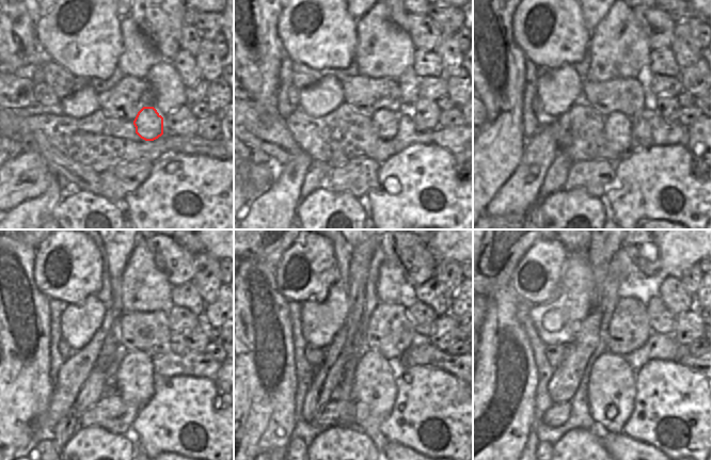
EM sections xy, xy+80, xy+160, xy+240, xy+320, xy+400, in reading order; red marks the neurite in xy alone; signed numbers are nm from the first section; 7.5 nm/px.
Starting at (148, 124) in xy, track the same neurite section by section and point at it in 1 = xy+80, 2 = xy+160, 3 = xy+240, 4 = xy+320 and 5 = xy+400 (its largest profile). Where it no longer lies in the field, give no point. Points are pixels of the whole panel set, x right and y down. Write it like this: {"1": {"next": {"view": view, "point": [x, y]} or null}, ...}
{"1": {"next": {"view": "xy+80", "point": [385, 122]}}, "2": {"next": {"view": "xy+160", "point": [617, 126]}}, "3": {"next": {"view": "xy+240", "point": [135, 377]}}, "4": {"next": {"view": "xy+320", "point": [375, 390]}}, "5": {"next": {"view": "xy+400", "point": [612, 384]}}}

